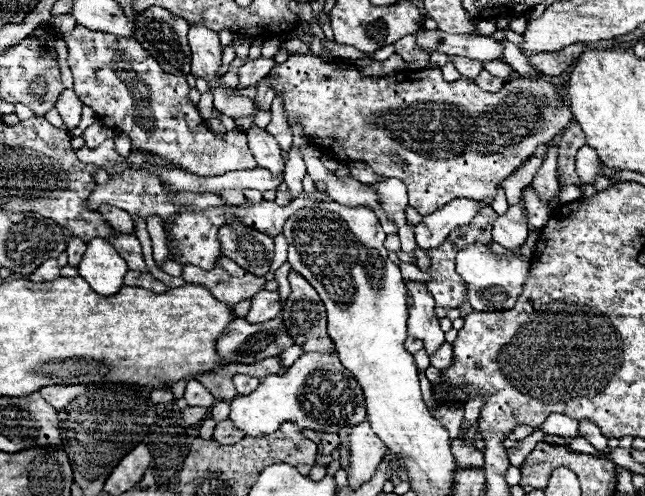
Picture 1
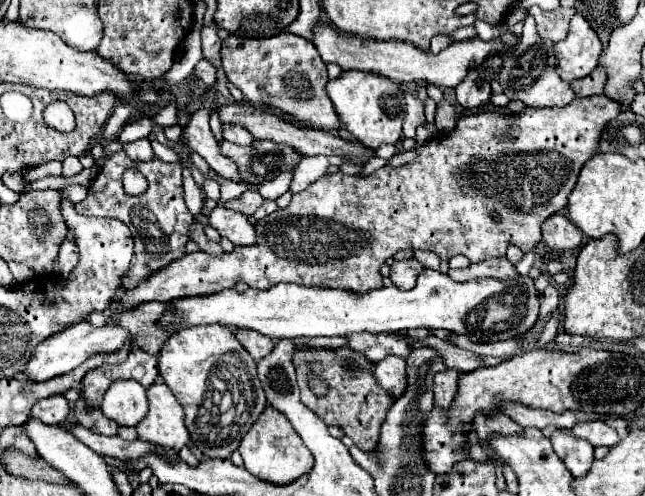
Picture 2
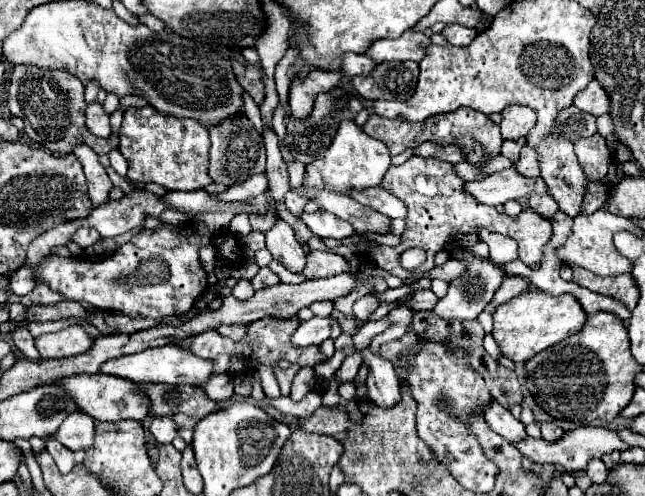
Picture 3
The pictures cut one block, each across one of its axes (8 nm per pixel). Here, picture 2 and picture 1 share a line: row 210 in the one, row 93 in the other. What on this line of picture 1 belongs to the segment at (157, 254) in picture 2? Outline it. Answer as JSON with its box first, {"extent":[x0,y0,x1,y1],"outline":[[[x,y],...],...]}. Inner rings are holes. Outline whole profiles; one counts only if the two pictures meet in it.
{"extent":[62,26,256,176],"outline":[[[78,26],[62,34],[68,46],[68,66],[74,74],[74,90],[98,118],[132,138],[132,150],[144,150],[172,160],[182,170],[198,176],[222,176],[226,172],[256,168],[246,132],[226,132],[224,140],[216,138],[200,118],[190,100],[190,86],[184,76],[166,74],[160,64],[142,50],[134,38],[118,38]]]}

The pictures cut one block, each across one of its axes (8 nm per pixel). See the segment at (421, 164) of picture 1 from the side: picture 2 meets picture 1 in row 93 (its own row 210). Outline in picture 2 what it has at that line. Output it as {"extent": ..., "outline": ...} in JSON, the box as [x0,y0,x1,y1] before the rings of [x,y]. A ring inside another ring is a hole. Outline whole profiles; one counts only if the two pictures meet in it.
{"extent":[122,94,622,308],"outline":[[[602,94],[574,98],[562,108],[528,108],[512,118],[490,110],[460,118],[452,132],[438,134],[434,142],[420,146],[414,162],[402,168],[380,168],[370,176],[326,174],[306,190],[294,194],[288,208],[276,210],[256,222],[256,236],[262,236],[256,244],[234,246],[232,252],[222,252],[218,256],[206,252],[186,254],[166,270],[154,274],[154,278],[142,282],[142,286],[124,292],[122,304],[130,308],[148,300],[170,302],[190,294],[214,294],[224,288],[234,288],[238,282],[246,282],[250,288],[258,290],[280,282],[292,282],[300,286],[368,292],[382,286],[380,268],[386,258],[394,256],[398,250],[436,250],[444,260],[464,254],[474,264],[488,256],[504,256],[508,244],[516,244],[522,252],[534,250],[542,238],[542,222],[566,206],[580,168],[598,150],[604,126],[620,112],[622,104]],[[492,210],[500,214],[500,222],[490,220]]]}

